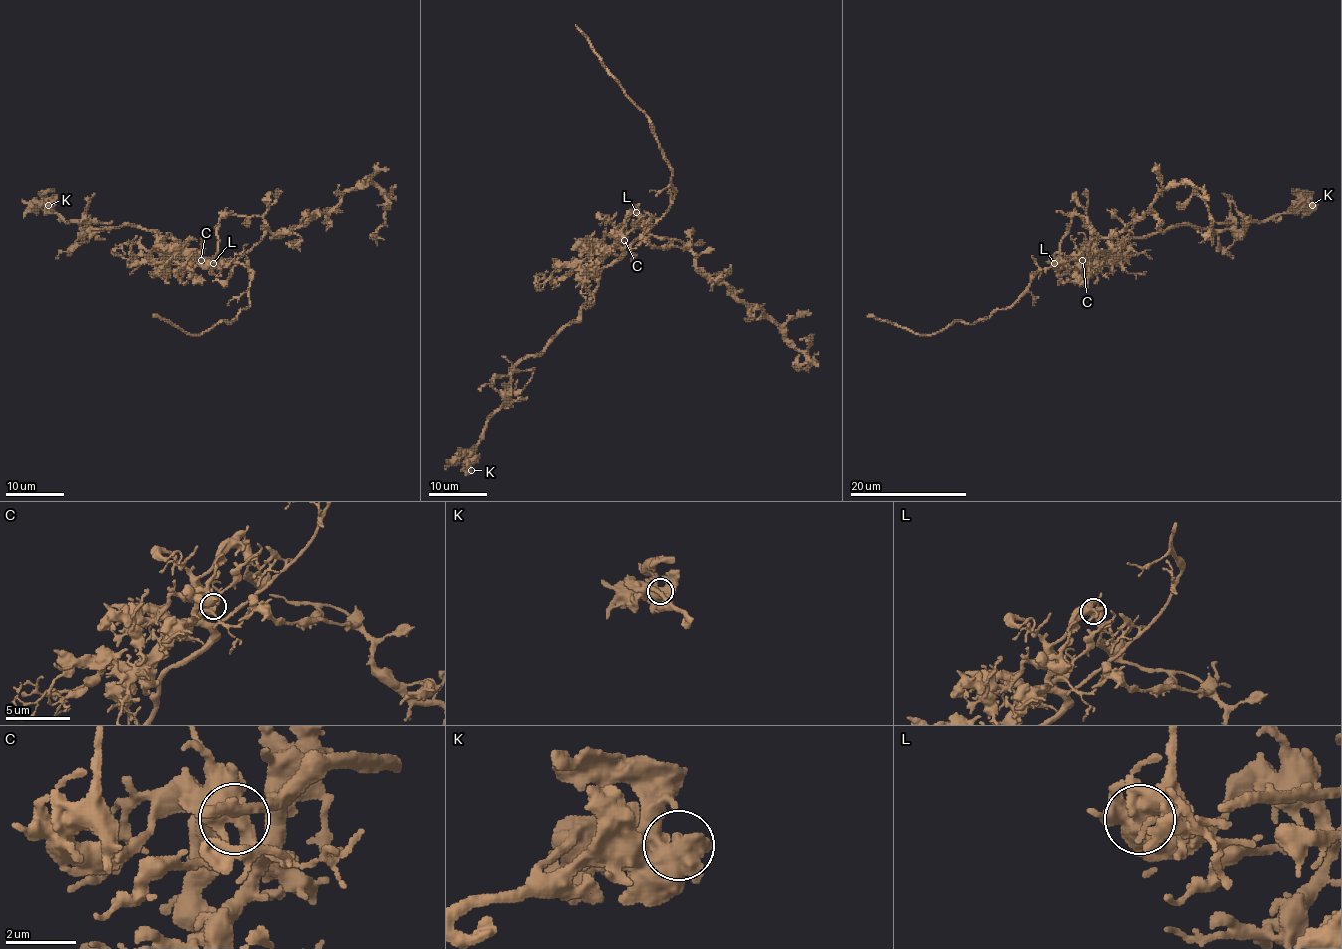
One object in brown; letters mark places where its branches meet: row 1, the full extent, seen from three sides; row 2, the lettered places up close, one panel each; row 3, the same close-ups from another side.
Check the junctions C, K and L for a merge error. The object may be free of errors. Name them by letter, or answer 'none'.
L

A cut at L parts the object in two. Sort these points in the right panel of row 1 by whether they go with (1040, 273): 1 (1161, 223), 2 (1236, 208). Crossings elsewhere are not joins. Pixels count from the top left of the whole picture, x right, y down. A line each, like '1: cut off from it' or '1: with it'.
1: cut off from it
2: with it

